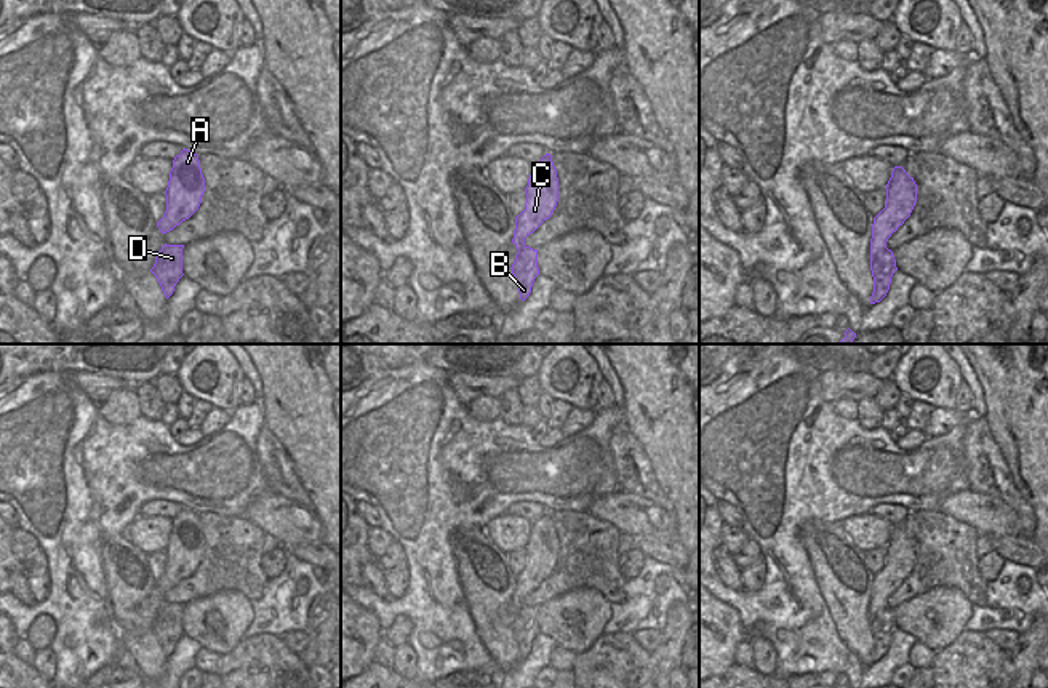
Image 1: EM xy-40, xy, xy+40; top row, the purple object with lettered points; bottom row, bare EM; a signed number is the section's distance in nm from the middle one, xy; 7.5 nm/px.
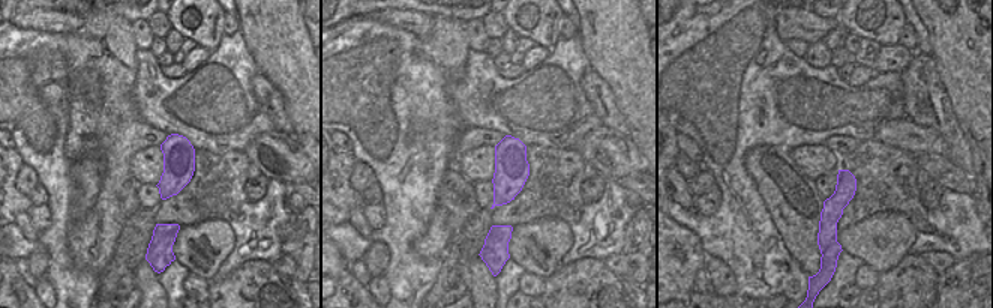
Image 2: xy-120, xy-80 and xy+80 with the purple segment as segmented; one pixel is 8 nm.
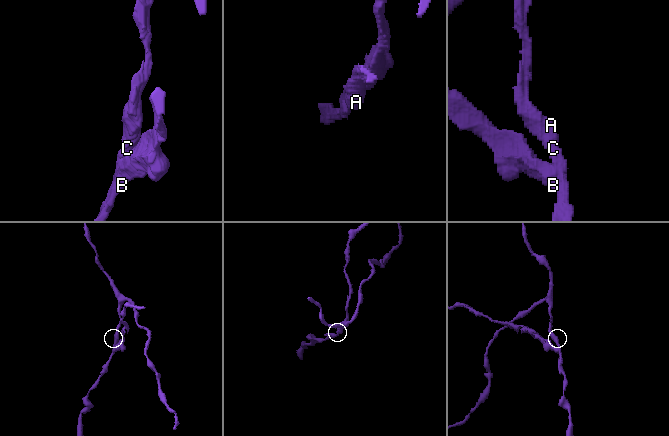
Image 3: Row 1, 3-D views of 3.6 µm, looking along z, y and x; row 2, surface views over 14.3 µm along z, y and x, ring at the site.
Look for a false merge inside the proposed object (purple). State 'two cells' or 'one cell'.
two cells

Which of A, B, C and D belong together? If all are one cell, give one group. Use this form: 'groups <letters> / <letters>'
groups A C / B D

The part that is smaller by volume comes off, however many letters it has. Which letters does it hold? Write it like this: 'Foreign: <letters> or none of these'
Foreign: B, D

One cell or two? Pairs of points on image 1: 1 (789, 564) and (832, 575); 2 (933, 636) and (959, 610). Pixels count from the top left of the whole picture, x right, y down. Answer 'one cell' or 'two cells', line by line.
1: two cells
2: one cell

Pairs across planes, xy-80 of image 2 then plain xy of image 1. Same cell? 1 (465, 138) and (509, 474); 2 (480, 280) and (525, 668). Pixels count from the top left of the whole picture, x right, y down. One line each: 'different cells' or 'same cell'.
1: different cells
2: different cells

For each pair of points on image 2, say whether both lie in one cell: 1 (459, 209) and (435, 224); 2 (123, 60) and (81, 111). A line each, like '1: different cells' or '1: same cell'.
1: different cells
2: same cell

